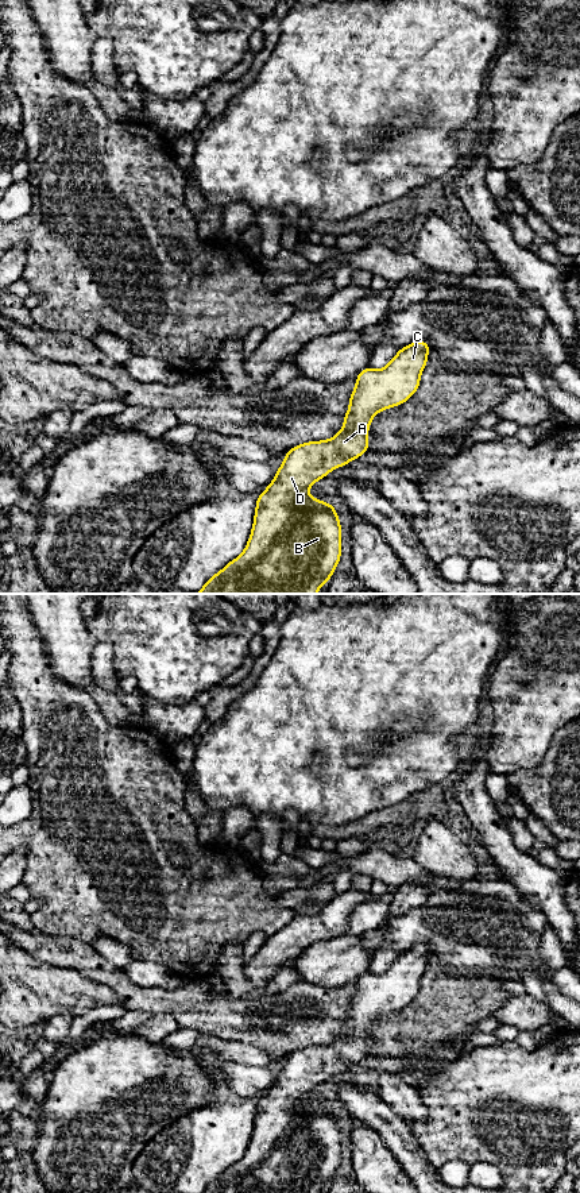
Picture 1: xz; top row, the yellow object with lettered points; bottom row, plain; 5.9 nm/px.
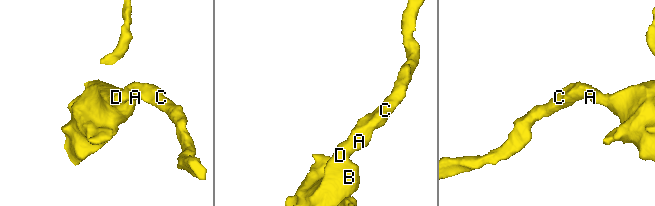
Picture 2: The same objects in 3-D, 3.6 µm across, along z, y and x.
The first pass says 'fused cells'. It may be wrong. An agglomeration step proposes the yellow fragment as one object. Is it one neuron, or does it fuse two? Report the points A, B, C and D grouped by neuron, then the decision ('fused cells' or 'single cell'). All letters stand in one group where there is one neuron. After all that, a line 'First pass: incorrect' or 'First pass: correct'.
groups A B C D; single cell
First pass: incorrect

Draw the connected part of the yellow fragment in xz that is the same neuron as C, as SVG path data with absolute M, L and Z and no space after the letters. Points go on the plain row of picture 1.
M419 945L419 946L411 947L406 951L401 951L398 958L390 965L390 968L384 973L372 974L370 972L366 972L364 974L361 974L357 978L356 989L349 1001L349 1012L347 1015L347 1019L344 1020L344 1030L343 1030L341 1035L336 1041L333 1041L330 1045L308 1046L305 1049L299 1049L299 1050L293 1051L289 1055L286 1055L285 1066L275 1077L274 1085L256 1103L254 1131L251 1134L251 1140L248 1143L248 1147L247 1147L243 1158L239 1162L229 1166L216 1180L210 1181L202 1193L320 1193L322 1189L328 1188L329 1182L335 1178L336 1170L339 1169L339 1166L341 1163L341 1134L343 1132L340 1130L339 1119L337 1119L336 1113L329 1107L322 1107L322 1105L314 1104L306 1096L306 1093L313 1090L317 1085L326 1081L332 1074L341 1072L341 1070L348 1070L348 1067L352 1063L357 1063L361 1059L368 1057L368 1031L371 1028L374 1020L384 1014L391 1014L394 1011L402 1009L414 1000L414 997L418 995L418 991L421 987L421 977L428 968L429 955L430 955L430 950L425 945Z

